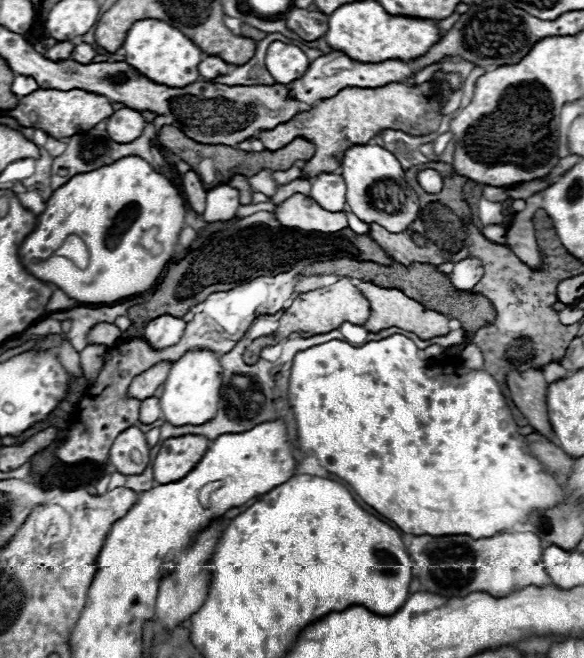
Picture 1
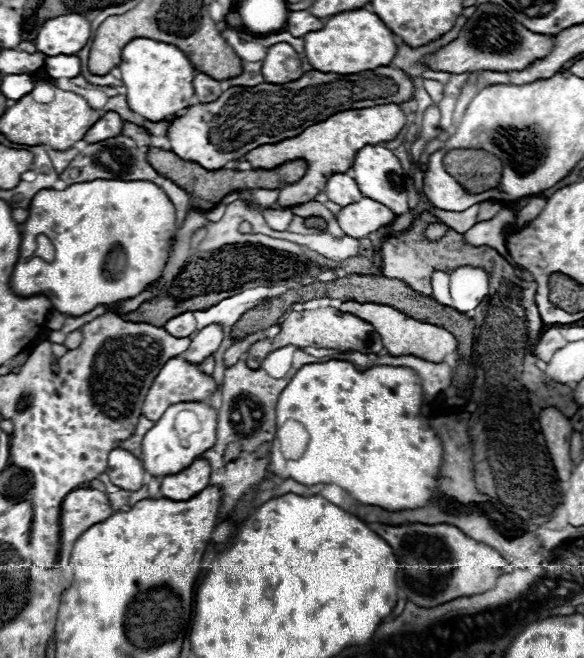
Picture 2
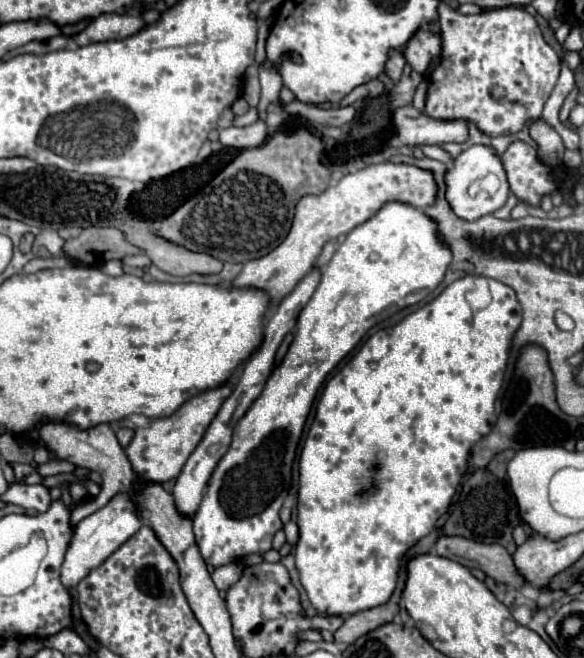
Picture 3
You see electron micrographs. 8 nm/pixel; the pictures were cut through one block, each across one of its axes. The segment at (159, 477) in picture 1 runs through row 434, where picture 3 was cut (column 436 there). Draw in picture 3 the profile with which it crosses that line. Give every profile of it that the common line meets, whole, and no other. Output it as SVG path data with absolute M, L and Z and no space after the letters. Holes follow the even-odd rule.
M382 162L346 174L338 184L328 186L320 196L302 196L296 204L294 226L290 228L284 242L266 256L248 260L242 272L234 278L234 286L262 288L272 296L272 302L278 304L286 294L290 294L298 280L312 270L316 258L322 252L322 246L328 240L336 240L340 234L348 234L354 226L366 222L366 218L372 218L386 202L410 202L412 206L424 210L436 202L436 192L438 188L432 170L424 170L412 164Z

